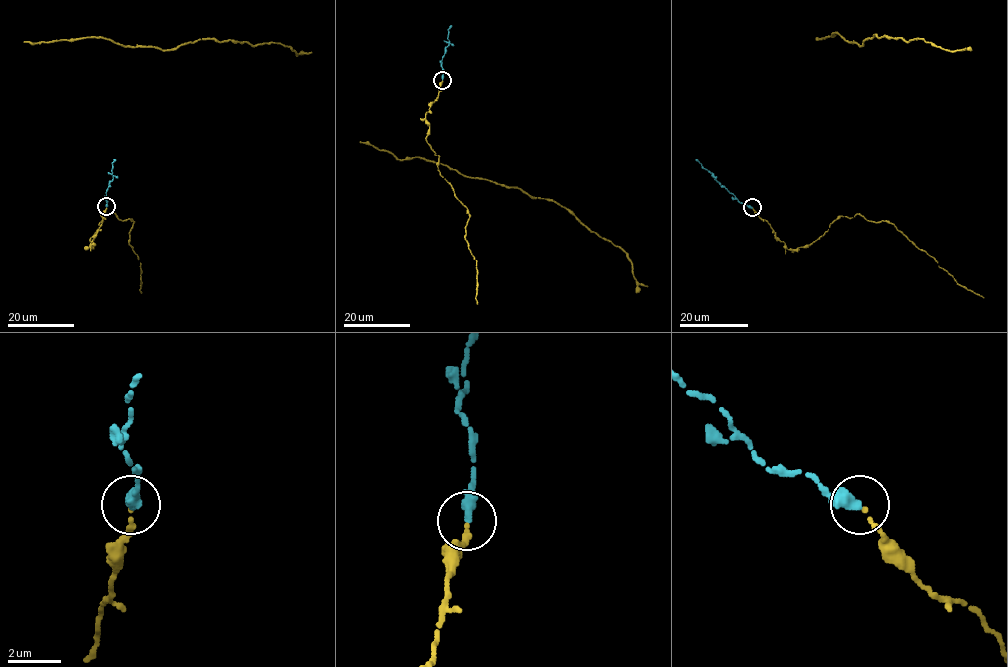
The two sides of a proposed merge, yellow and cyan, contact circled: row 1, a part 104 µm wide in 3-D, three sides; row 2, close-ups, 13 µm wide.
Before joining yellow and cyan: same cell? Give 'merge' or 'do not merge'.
merge

